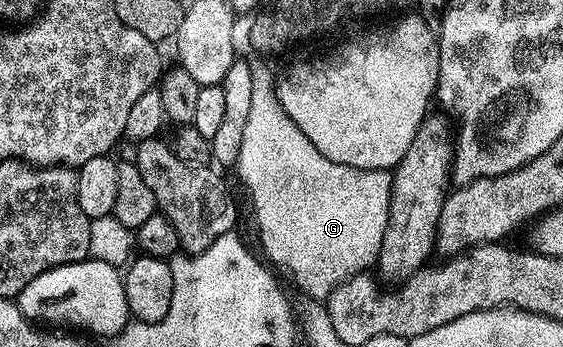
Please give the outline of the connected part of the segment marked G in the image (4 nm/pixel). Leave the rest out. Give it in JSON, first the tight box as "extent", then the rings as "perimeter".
{"extent":[231,16,393,300],"perimeter":[[[237,16],[231,28],[234,55],[244,56],[243,61],[251,70],[251,112],[247,116],[247,128],[243,128],[243,148],[235,170],[241,173],[253,197],[257,230],[261,233],[261,246],[266,254],[264,257],[274,267],[282,266],[297,281],[302,295],[325,300],[340,282],[347,282],[356,274],[368,271],[376,263],[383,244],[383,232],[387,232],[389,227],[393,175],[388,170],[360,170],[347,164],[335,164],[327,160],[327,156],[323,156],[323,152],[319,152],[319,148],[315,148],[303,132],[299,132],[291,116],[283,112],[283,104],[277,99],[275,77],[265,67],[261,59],[264,57],[254,52],[251,44],[252,23],[252,17]]]}

